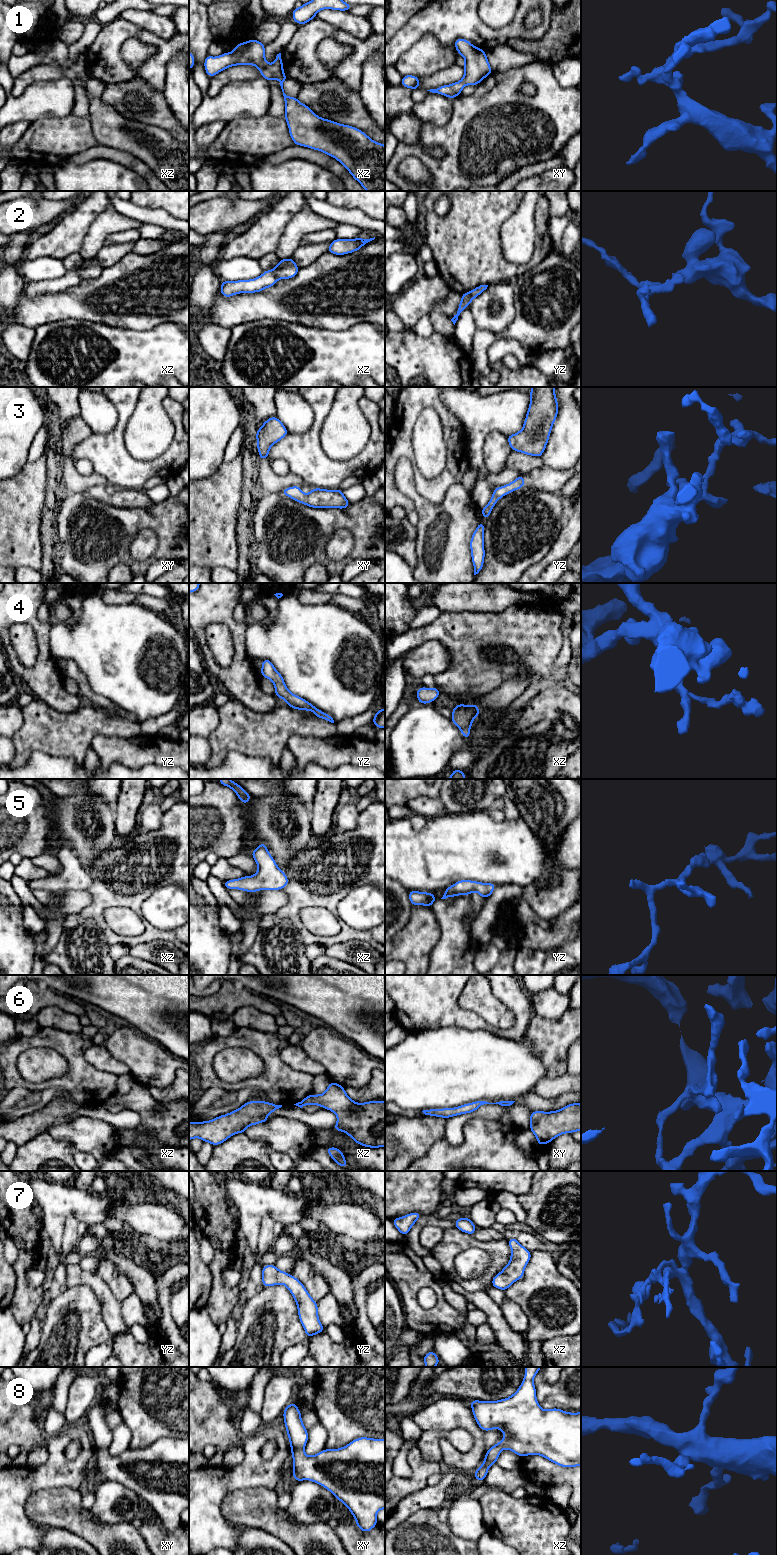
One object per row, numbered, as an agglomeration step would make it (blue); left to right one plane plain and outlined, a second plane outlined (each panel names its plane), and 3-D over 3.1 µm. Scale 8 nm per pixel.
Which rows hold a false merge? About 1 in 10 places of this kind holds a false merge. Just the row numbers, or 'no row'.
2

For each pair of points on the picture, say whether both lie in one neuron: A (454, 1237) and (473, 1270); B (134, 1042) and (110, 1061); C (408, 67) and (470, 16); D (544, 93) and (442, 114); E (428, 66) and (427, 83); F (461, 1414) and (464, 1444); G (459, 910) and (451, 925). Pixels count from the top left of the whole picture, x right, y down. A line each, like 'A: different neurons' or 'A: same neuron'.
A: different neurons
B: different neurons
C: different neurons
D: different neurons
E: different neurons
F: different neurons
G: same neuron

